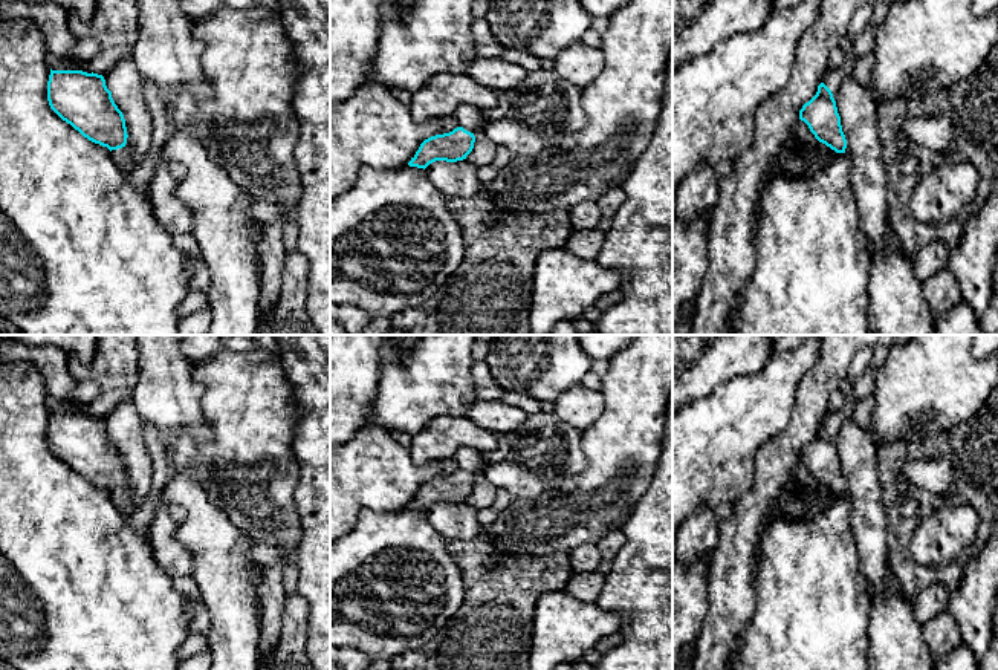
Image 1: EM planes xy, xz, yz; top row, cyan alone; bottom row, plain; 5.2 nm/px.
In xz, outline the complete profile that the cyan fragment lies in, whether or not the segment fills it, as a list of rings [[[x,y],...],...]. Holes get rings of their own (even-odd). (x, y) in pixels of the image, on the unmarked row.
[[[460,448],[454,456],[458,470],[449,476],[425,482],[408,505],[410,509],[426,511],[436,503],[457,505],[472,494],[475,480],[483,477],[486,465],[481,453],[472,448]]]

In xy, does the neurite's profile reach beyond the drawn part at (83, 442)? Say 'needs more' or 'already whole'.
needs more

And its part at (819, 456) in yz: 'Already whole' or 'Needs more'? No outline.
Needs more

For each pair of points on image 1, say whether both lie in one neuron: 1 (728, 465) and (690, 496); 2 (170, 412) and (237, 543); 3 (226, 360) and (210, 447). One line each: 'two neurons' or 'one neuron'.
1: one neuron
2: one neuron
3: one neuron

